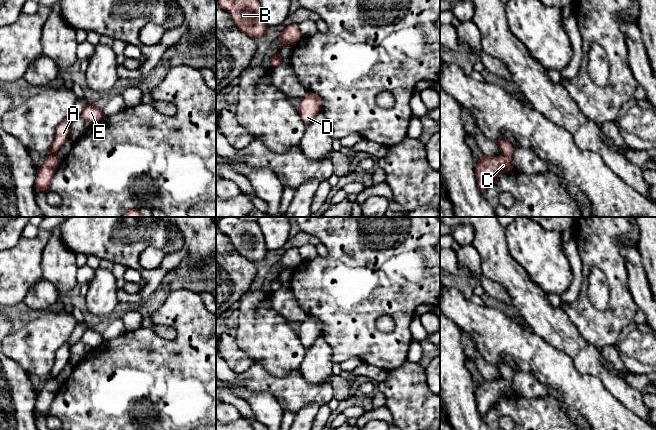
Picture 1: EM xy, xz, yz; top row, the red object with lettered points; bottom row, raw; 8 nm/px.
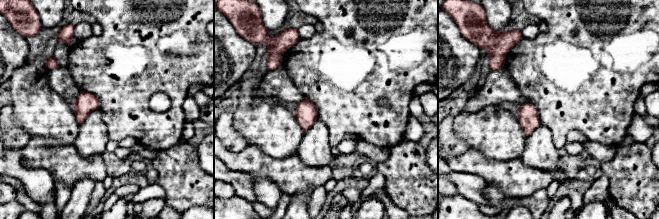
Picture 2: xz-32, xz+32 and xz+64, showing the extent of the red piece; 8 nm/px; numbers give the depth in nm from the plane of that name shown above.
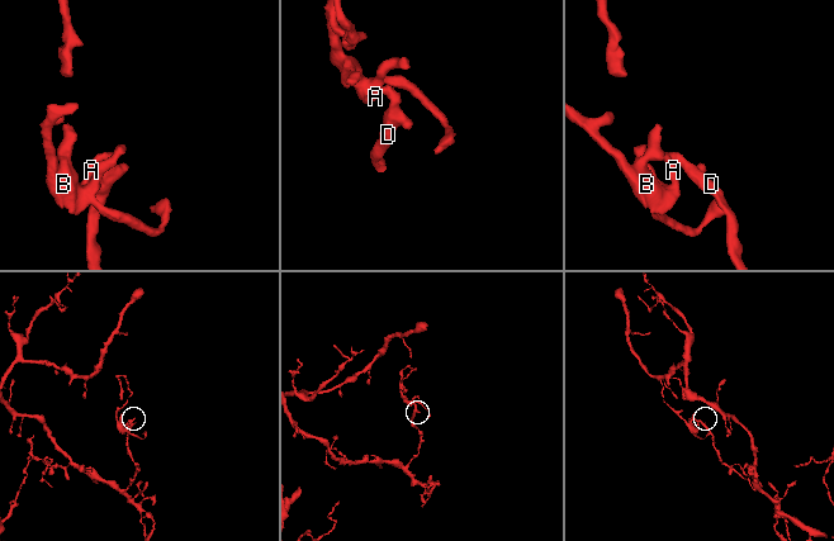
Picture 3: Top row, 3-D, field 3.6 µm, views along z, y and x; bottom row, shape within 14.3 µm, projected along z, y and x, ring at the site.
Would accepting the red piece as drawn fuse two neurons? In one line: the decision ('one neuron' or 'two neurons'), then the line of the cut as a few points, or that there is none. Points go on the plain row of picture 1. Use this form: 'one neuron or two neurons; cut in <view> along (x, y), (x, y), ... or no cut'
one neuron; no cut

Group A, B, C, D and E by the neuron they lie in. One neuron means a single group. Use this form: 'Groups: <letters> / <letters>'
Groups: A B C D E

